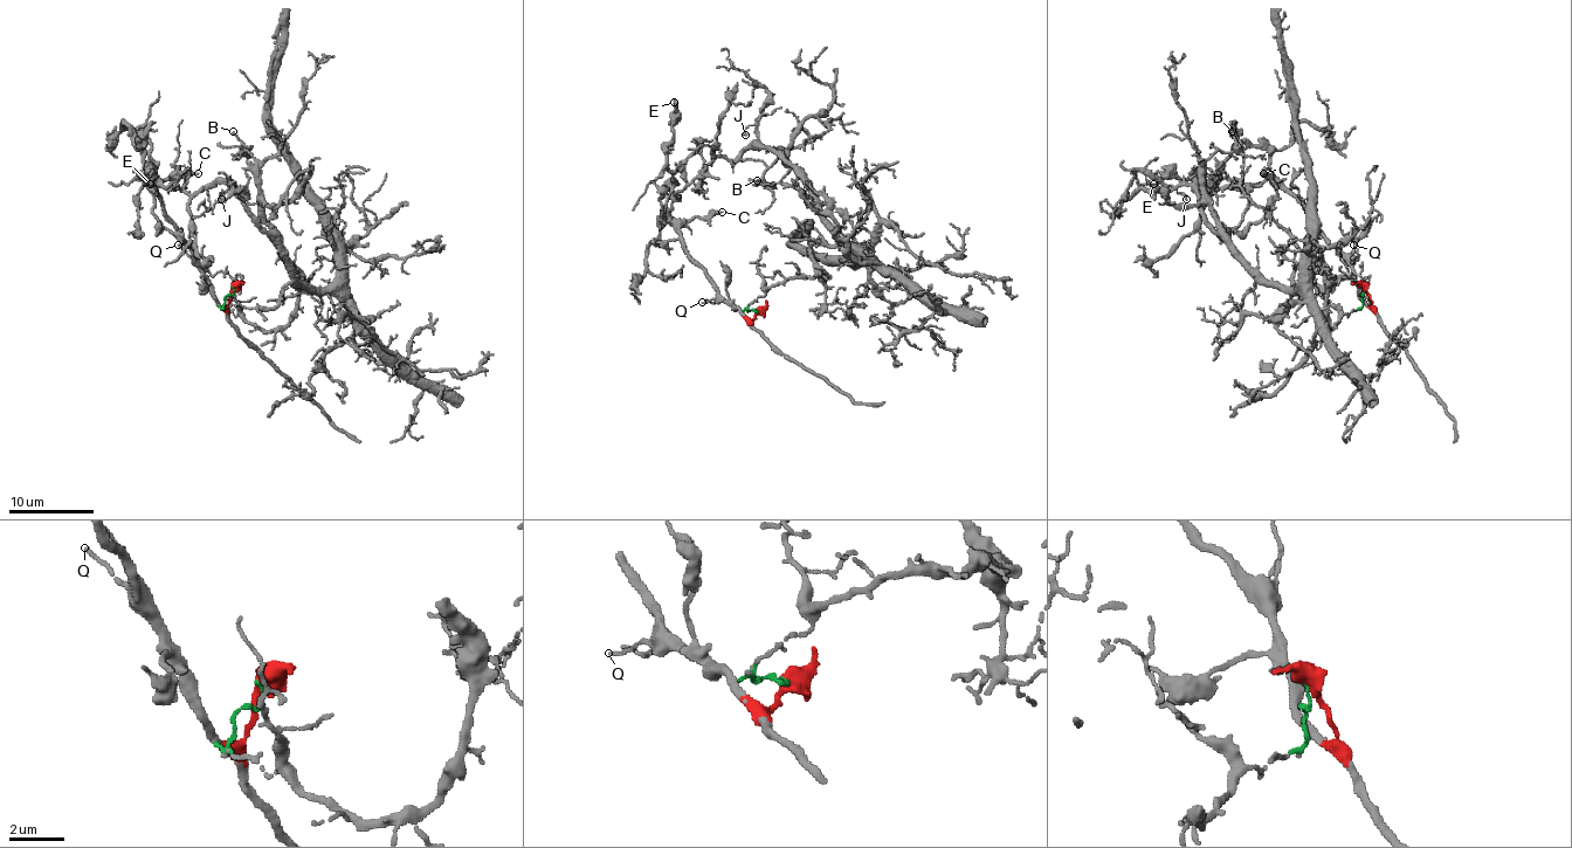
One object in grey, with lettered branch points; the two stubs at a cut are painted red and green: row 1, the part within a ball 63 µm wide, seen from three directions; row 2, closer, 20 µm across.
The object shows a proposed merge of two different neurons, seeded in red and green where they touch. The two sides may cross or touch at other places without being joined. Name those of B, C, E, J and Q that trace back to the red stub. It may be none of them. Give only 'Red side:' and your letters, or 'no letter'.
Red side: C, E, Q

